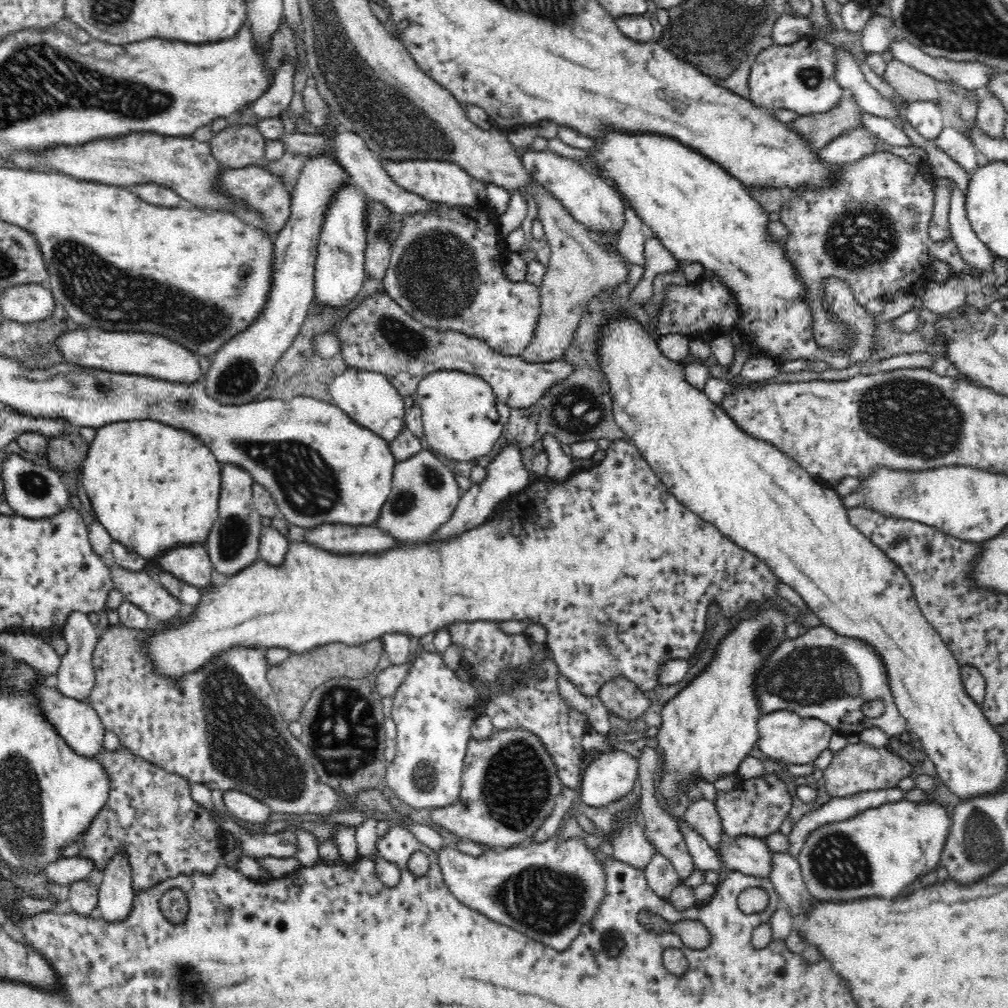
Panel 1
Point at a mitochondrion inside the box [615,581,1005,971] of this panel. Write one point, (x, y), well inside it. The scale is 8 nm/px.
(813, 676)

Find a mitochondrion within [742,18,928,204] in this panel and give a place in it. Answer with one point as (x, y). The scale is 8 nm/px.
(811, 77)

